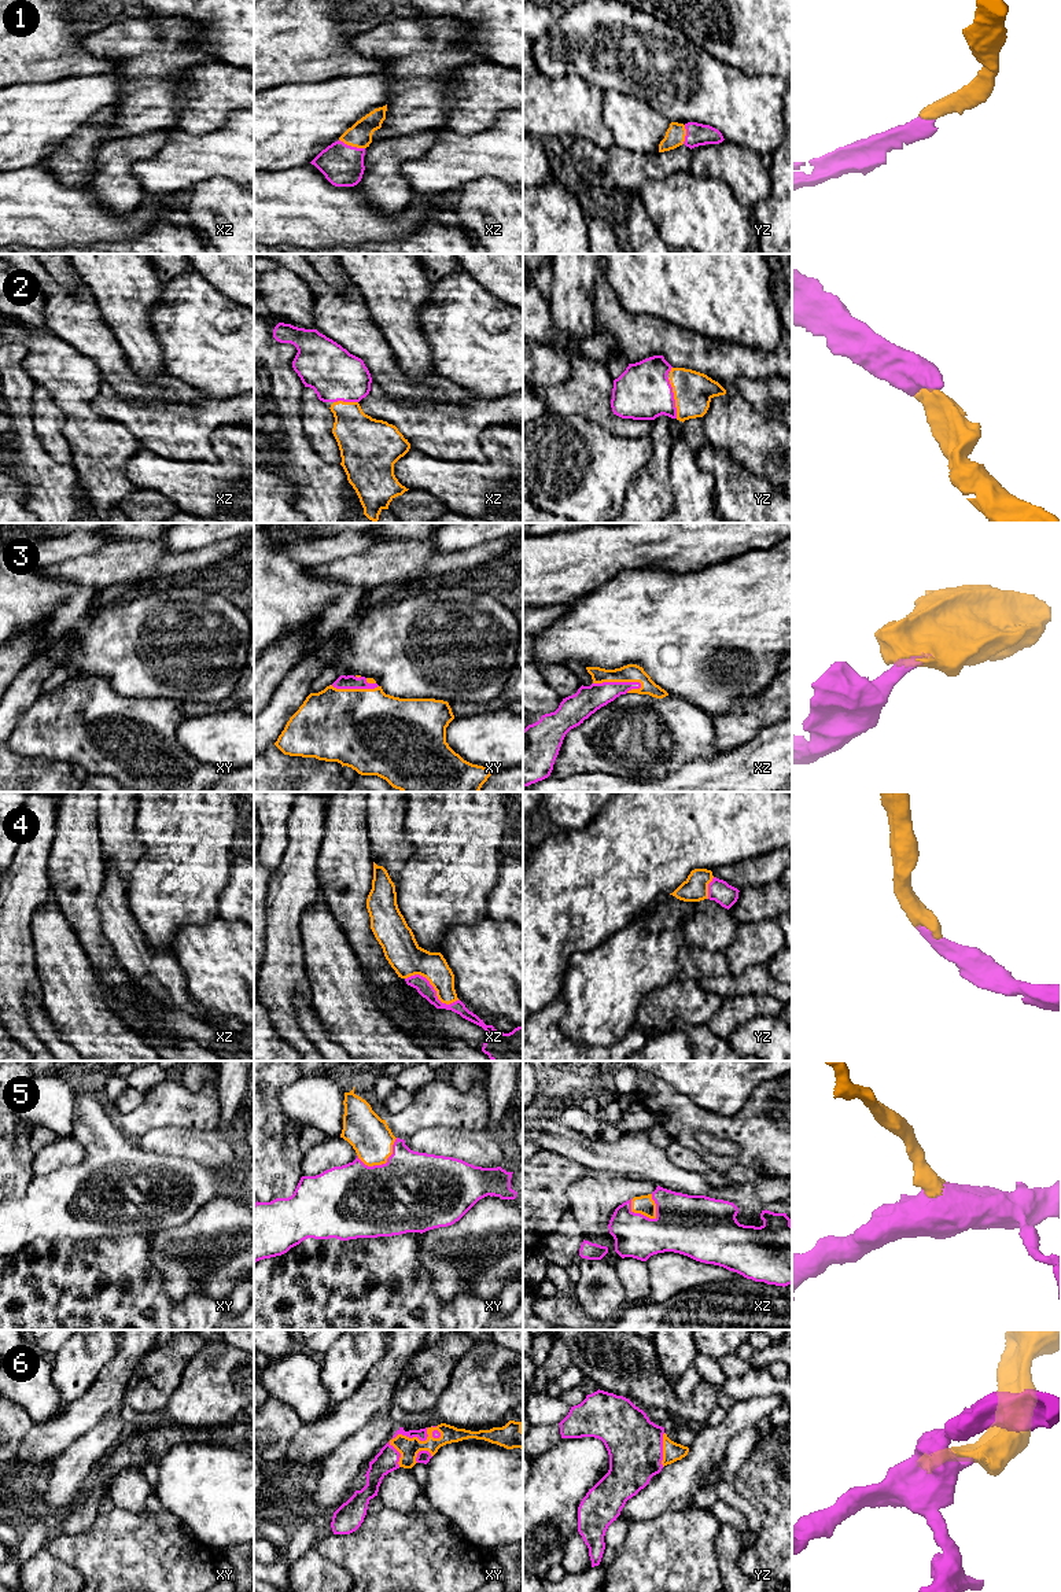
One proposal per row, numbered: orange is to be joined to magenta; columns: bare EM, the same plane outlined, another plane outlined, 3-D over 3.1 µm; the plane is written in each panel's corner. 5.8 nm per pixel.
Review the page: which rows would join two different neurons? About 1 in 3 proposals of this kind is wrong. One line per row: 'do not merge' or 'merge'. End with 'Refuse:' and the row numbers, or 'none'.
1: merge
2: merge
3: merge
4: merge
5: merge
6: merge
Refuse: none

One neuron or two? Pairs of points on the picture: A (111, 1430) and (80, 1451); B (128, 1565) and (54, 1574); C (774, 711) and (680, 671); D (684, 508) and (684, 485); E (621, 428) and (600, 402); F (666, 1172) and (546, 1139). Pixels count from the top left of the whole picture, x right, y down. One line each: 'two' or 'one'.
A: one
B: two
C: two
D: one
E: one
F: one

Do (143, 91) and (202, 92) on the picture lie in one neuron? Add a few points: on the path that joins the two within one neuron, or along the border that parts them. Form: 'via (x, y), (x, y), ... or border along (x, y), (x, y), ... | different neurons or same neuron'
border along (196, 66), (170, 78), (176, 109) | different neurons

